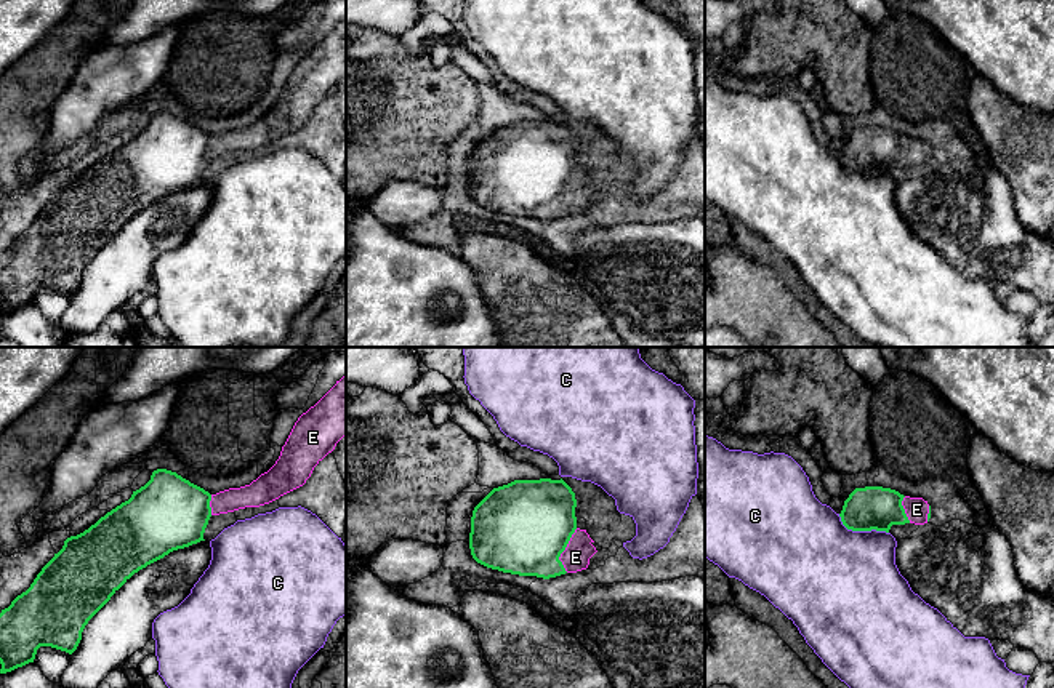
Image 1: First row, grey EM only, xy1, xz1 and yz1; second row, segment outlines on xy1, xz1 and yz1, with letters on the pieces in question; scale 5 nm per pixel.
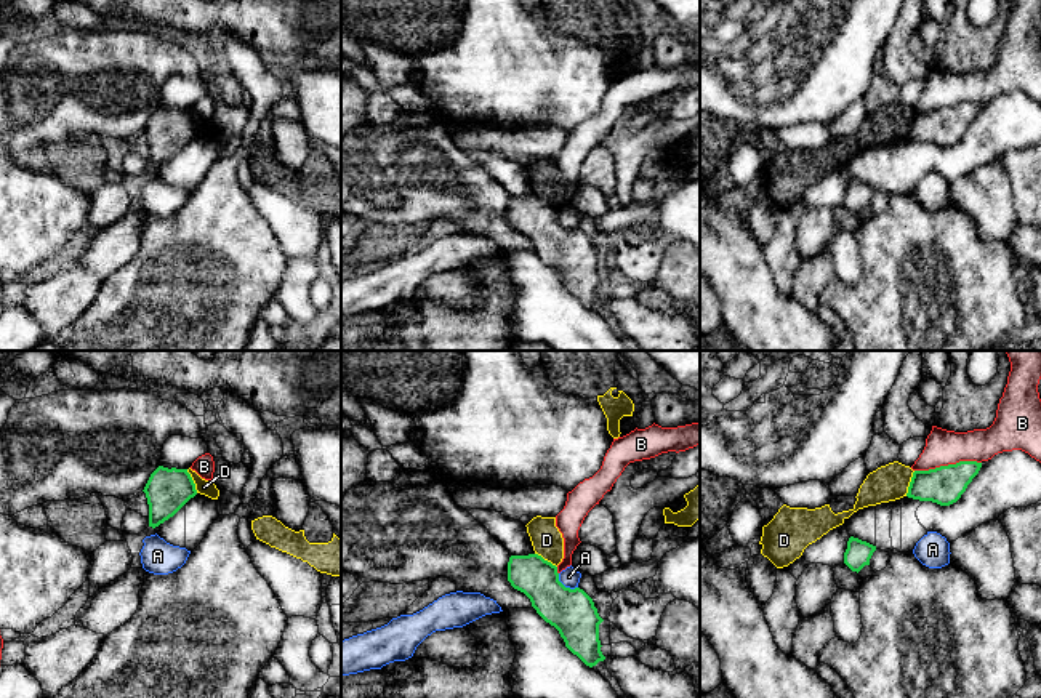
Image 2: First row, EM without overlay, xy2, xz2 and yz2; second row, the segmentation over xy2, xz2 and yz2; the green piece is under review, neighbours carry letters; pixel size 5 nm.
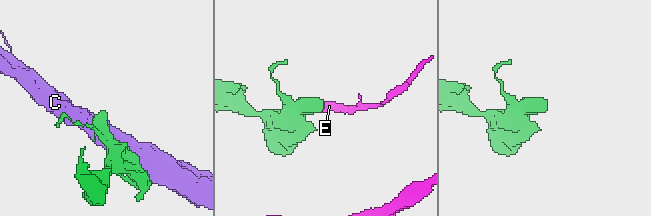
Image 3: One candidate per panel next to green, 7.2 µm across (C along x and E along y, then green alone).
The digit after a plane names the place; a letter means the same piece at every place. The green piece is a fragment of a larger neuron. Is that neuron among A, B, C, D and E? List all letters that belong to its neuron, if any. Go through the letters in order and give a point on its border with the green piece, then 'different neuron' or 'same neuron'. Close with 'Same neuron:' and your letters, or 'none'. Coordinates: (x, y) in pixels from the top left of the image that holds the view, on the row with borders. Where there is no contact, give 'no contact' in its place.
A: meets green in xz2 at (564, 586); different neuron
B: meets green in yz2 at (948, 465); different neuron
C: meets green in yz1 at (860, 530); different neuron
D: meets green in yz2 at (910, 484); different neuron
E: meets green in xz1 at (564, 549); same neuron
Same neuron: E

